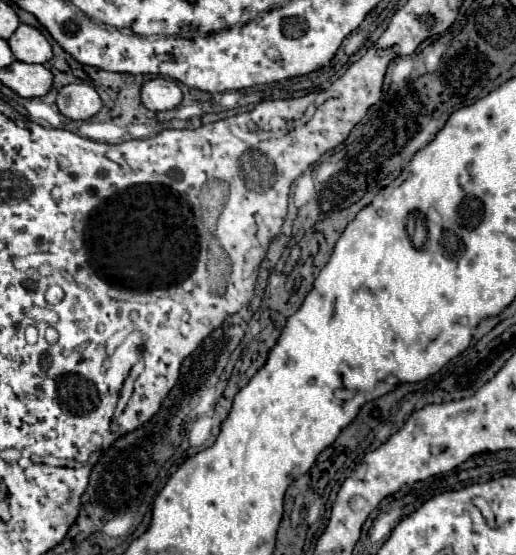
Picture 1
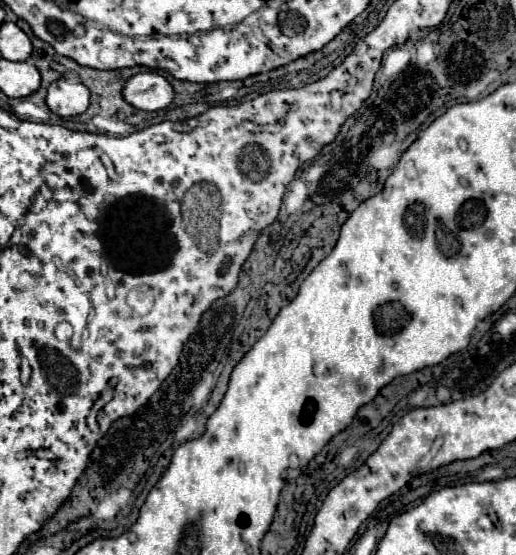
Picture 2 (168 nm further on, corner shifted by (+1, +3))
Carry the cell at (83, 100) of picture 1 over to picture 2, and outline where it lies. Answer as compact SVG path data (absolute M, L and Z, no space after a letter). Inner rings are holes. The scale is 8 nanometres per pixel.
M59 79L47 87L45 103L59 117L73 117L89 107L89 89L79 81Z

